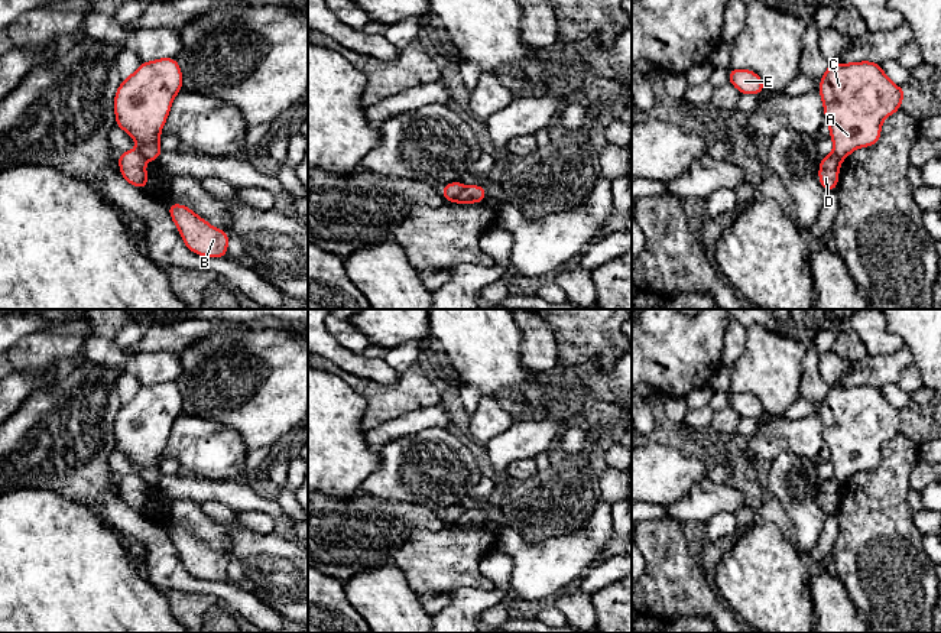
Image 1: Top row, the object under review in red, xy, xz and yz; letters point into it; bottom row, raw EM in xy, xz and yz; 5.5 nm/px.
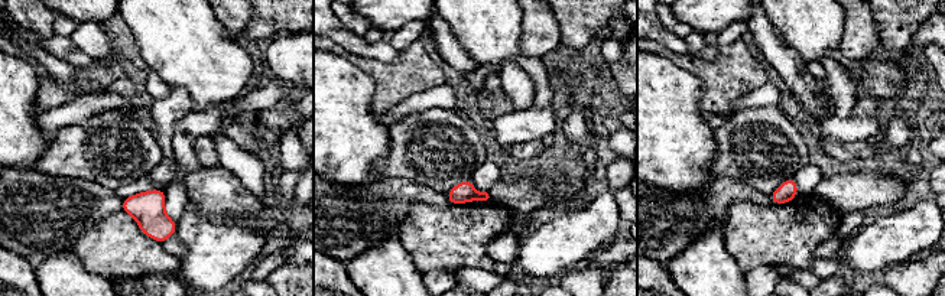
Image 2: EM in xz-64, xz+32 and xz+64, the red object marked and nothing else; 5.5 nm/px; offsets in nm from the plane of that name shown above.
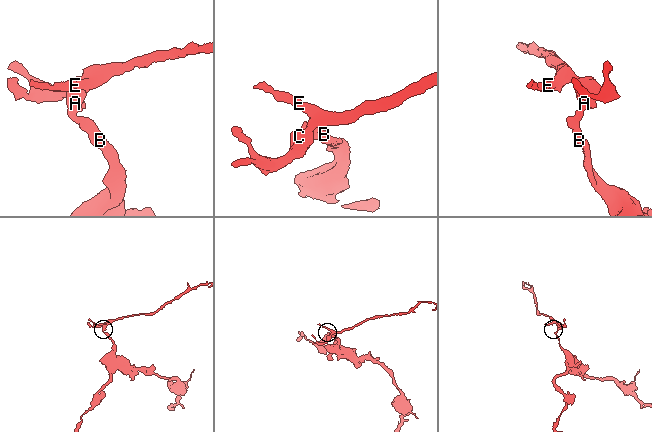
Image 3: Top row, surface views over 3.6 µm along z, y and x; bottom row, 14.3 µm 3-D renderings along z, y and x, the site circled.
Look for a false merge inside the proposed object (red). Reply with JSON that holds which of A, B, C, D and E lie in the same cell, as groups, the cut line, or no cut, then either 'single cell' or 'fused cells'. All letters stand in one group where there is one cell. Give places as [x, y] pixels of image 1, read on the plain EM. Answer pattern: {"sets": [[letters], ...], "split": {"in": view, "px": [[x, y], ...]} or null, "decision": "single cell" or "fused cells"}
{"sets": [["A", "C", "E"], ["B", "D"]], "split": {"in": "xz", "px": [[466, 510], [447, 523]]}, "decision": "fused cells"}

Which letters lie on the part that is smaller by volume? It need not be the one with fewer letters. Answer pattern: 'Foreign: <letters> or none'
Foreign: A, C, E

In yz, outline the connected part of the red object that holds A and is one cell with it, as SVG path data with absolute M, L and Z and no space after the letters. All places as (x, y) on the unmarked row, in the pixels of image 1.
M863 384L830 387L820 405L818 416L824 426L824 438L834 467L833 477L843 484L853 474L879 465L883 444L901 434L901 425L908 415L895 409L879 387Z

